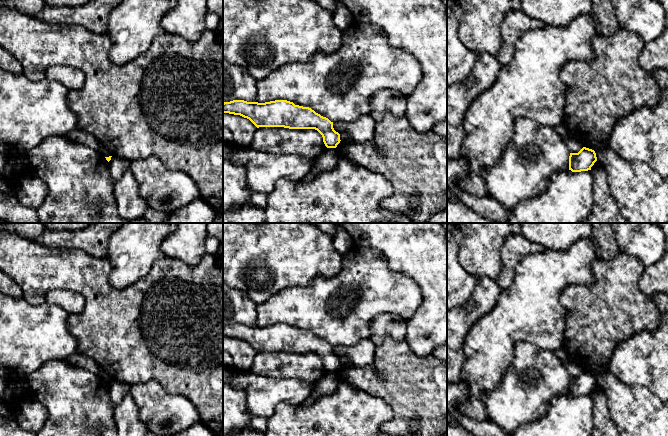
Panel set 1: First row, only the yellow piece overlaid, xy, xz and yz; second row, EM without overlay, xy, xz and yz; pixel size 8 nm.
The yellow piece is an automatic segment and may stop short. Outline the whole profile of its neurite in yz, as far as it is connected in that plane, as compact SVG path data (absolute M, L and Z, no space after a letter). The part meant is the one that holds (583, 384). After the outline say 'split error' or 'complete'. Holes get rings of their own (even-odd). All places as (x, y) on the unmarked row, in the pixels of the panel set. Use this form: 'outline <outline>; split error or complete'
outline M583 371L578 377L570 377L569 394L572 396L581 396L591 394L591 391L597 385L594 374Z; complete

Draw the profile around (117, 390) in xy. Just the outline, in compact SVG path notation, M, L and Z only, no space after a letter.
M112 380L109 385L109 396L112 405L117 405L123 397L130 392L130 385L117 380Z

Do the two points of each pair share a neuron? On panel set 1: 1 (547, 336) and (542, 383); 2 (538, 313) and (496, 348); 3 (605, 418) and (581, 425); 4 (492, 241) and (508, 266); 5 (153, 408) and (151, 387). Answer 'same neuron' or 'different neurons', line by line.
1: different neurons
2: same neuron
3: different neurons
4: different neurons
5: same neuron

